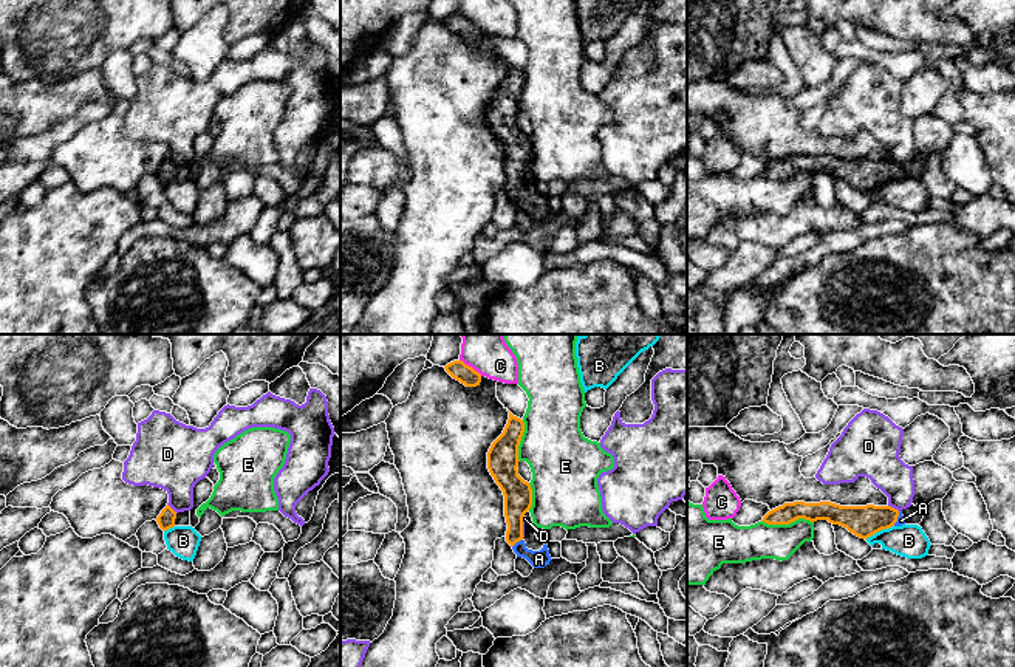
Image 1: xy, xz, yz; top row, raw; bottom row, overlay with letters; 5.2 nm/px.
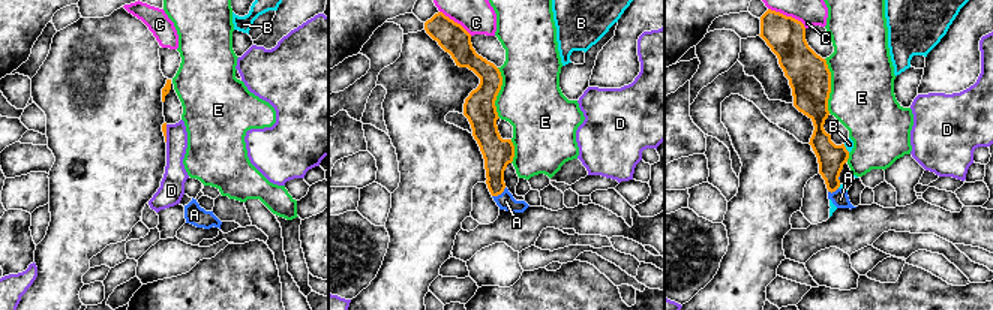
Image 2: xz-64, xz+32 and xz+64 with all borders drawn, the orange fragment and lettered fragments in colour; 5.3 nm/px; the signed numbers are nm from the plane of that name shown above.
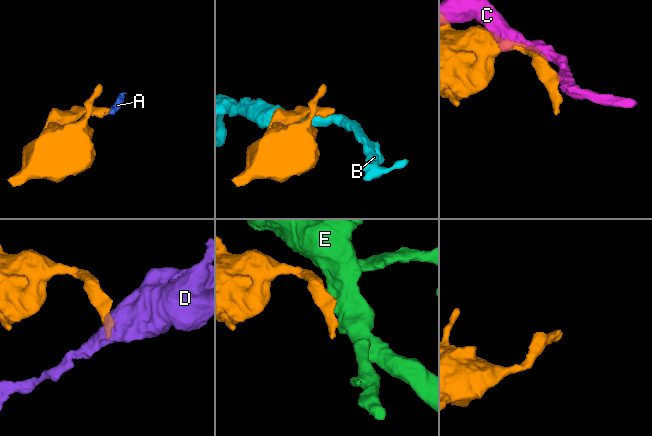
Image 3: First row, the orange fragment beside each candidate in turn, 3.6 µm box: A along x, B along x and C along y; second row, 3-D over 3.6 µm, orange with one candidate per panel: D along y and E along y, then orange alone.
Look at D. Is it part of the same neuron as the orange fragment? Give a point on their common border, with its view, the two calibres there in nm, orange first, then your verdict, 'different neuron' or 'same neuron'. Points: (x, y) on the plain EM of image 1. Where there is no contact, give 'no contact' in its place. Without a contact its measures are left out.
meets orange in yz at (893, 161); 160 nm thick on the orange side, 200 nm on the other; different neuron

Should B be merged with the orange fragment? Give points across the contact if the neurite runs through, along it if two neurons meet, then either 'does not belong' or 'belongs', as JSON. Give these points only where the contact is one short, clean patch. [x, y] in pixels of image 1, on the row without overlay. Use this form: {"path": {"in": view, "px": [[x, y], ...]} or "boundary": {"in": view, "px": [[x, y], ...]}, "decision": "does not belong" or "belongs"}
{"boundary": {"in": "yz", "px": [[893, 178], [865, 192]]}, "decision": "does not belong"}

